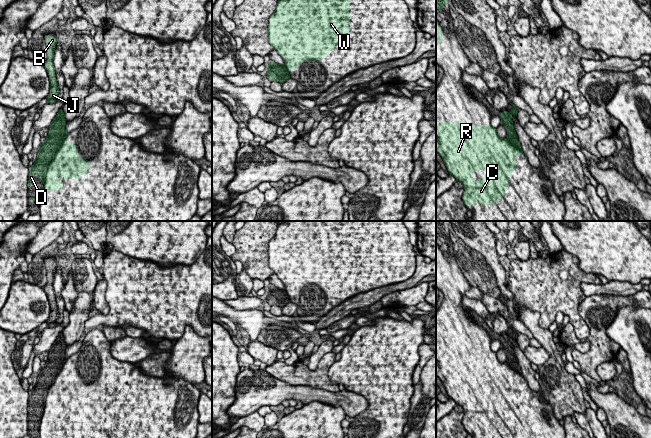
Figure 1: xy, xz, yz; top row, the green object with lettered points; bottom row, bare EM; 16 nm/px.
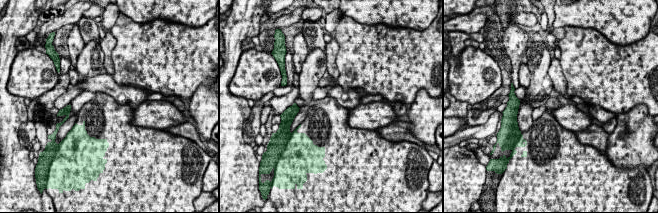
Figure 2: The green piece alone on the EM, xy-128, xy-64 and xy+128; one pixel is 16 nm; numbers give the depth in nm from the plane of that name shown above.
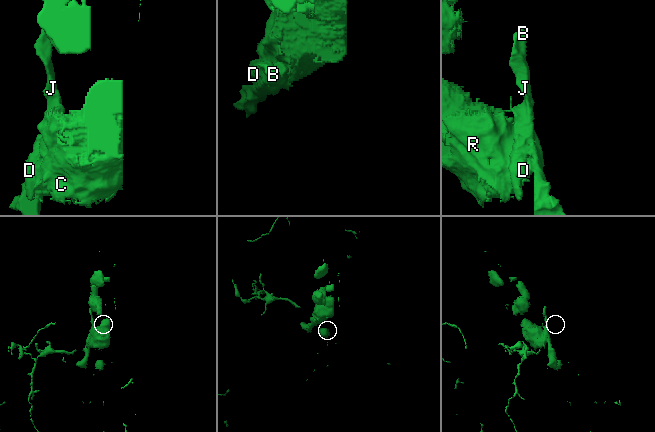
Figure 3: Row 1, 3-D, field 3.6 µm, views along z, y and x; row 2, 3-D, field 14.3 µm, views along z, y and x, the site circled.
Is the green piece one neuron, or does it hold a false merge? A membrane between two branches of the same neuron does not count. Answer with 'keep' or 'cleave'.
cleave

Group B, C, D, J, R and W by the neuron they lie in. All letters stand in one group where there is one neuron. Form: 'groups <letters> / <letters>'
groups B D J / C R W

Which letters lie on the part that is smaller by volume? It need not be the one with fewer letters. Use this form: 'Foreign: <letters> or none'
Foreign: B, D, J

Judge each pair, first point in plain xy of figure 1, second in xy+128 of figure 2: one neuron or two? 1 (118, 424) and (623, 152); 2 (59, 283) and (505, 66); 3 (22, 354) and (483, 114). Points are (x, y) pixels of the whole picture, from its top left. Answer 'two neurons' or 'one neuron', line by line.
1: two neurons
2: two neurons
3: one neuron

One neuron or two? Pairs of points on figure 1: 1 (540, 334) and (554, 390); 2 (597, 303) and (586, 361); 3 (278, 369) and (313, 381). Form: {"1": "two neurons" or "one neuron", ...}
{"1": "one neuron", "2": "one neuron", "3": "one neuron"}

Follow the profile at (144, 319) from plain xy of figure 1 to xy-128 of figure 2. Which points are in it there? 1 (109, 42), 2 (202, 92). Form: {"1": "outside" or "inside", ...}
{"1": "outside", "2": "outside"}

